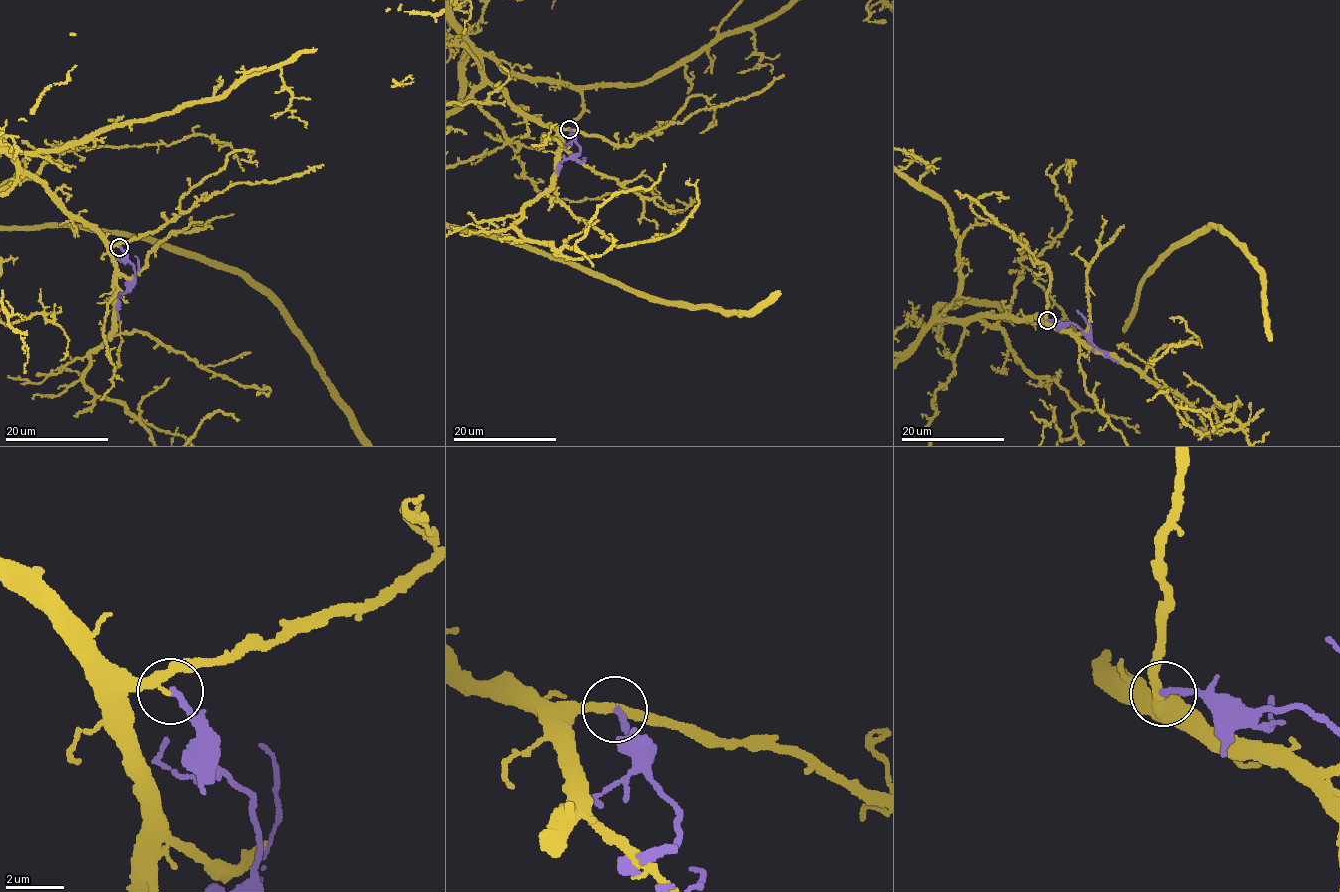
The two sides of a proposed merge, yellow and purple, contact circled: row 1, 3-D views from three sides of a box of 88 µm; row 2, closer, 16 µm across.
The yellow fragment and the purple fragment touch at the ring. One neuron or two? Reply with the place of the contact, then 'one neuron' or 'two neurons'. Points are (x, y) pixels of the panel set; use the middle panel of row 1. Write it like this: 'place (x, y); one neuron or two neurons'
place (569, 129); two neurons

